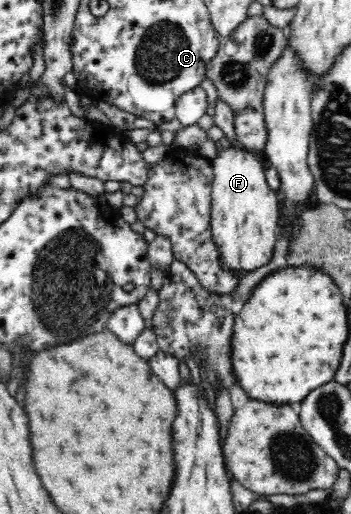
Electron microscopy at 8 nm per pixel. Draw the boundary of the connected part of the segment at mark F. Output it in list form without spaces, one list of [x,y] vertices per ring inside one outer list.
[[[226,145],[218,150],[212,162],[211,230],[212,241],[220,255],[220,267],[235,276],[248,276],[272,262],[276,248],[276,234],[280,229],[279,197],[265,181],[262,155],[244,150],[237,145]]]

